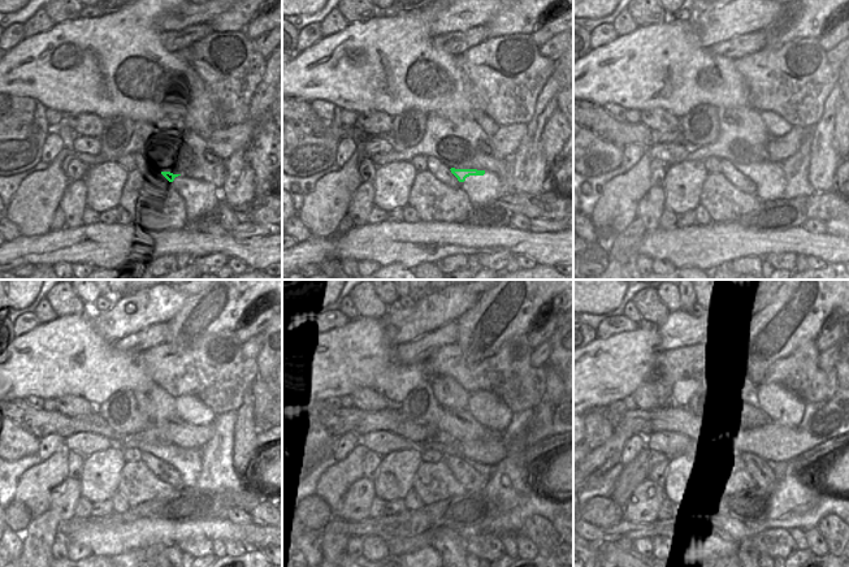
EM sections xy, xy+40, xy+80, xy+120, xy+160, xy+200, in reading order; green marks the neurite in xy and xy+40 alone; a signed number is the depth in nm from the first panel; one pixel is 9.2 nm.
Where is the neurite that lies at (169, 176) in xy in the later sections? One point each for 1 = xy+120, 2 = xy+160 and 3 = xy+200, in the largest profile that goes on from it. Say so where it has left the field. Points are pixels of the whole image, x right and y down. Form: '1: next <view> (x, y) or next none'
1: next xy+120 (174, 455)
2: next xy+160 (490, 453)
3: next xy+200 (837, 416)

